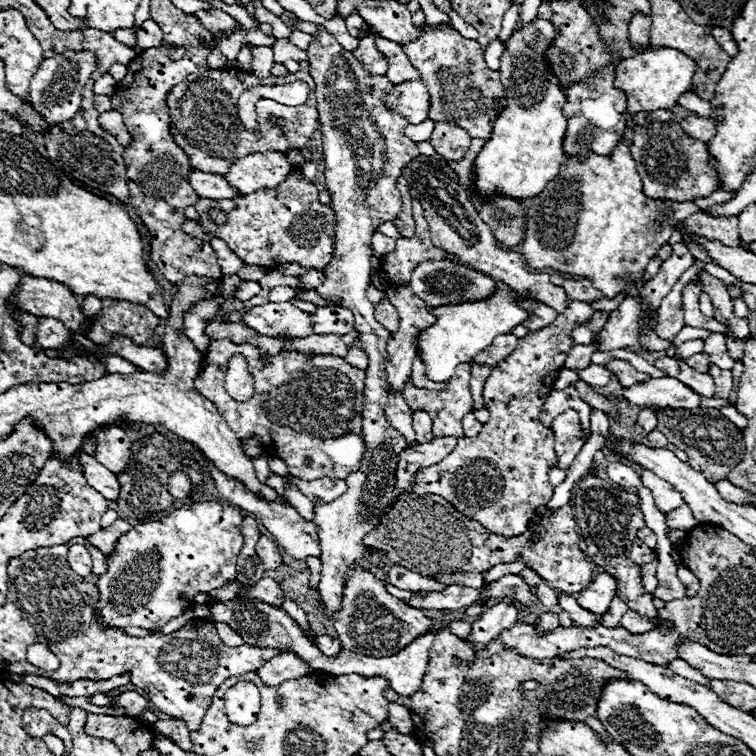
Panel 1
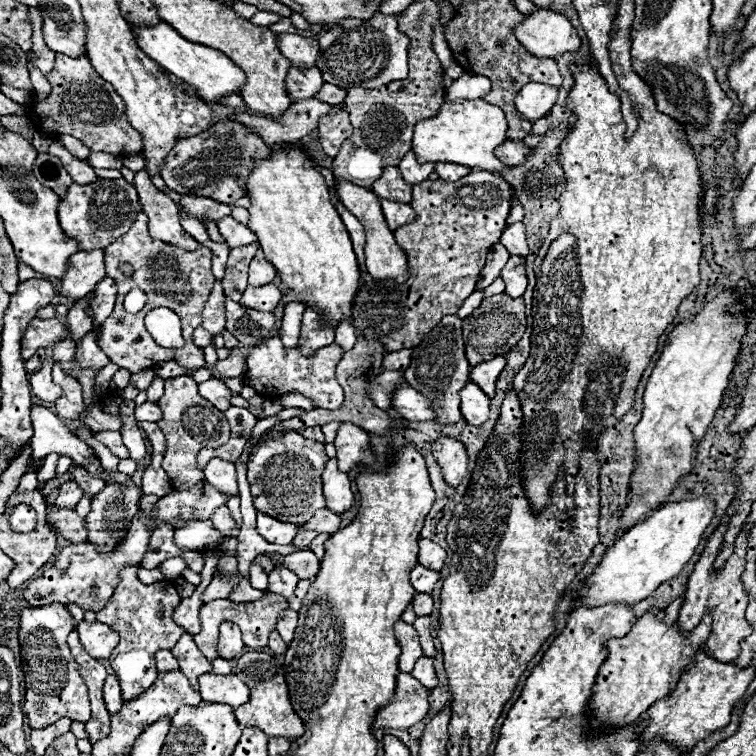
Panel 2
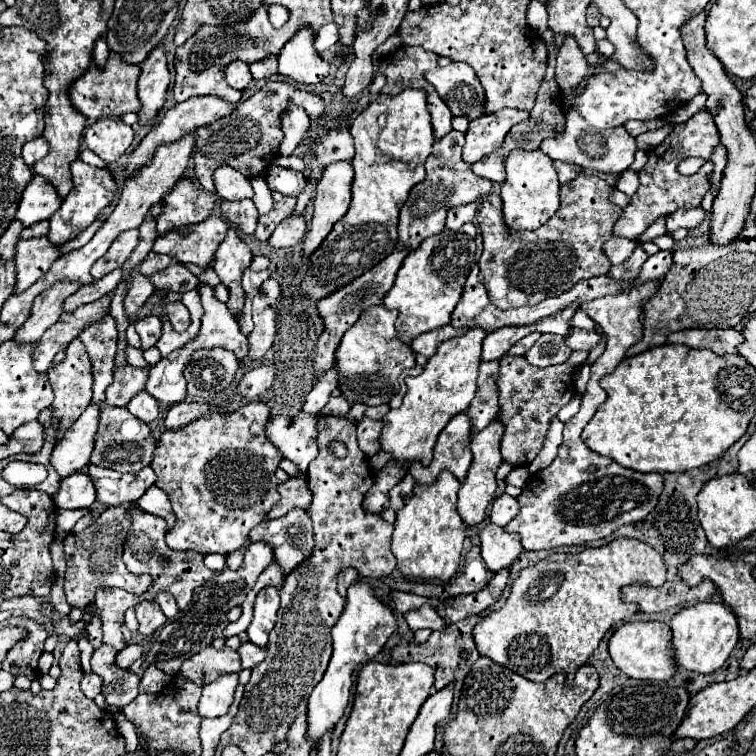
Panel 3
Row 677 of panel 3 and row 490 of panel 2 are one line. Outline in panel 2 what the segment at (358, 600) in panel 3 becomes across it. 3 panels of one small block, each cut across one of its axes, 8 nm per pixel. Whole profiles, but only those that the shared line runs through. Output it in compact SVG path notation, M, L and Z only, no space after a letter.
M336 458L328 460L328 464L324 468L324 474L322 474L322 480L324 480L326 508L330 508L338 514L350 510L352 504L354 504L354 492L352 492L348 474L338 470Z

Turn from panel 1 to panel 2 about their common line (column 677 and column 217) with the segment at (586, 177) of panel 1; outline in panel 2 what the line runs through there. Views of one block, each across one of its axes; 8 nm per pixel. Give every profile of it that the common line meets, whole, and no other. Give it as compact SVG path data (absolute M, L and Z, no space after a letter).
M178 196L178 206L182 206L182 210L196 218L196 220L214 220L220 222L224 216L230 214L230 206L228 204L220 204L212 198L204 198L204 196Z

